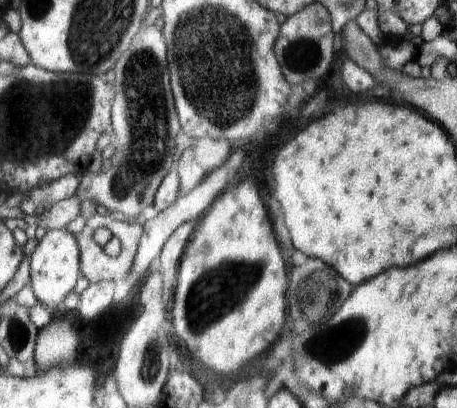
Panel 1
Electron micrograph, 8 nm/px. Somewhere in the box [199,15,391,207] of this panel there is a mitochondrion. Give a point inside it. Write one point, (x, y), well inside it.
(302, 54)

